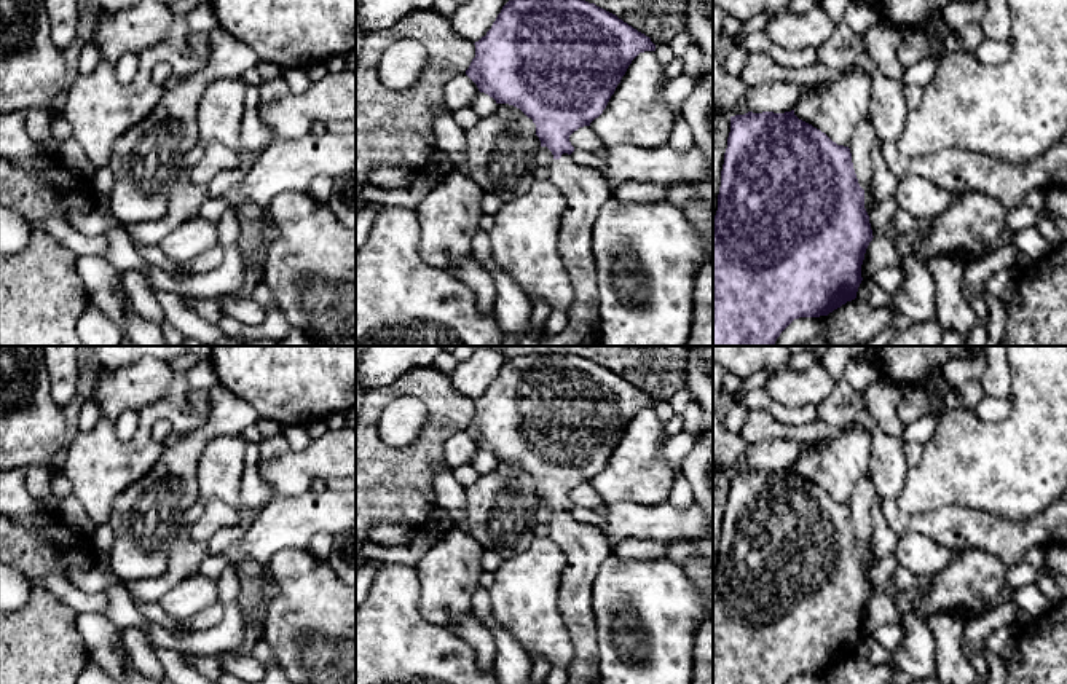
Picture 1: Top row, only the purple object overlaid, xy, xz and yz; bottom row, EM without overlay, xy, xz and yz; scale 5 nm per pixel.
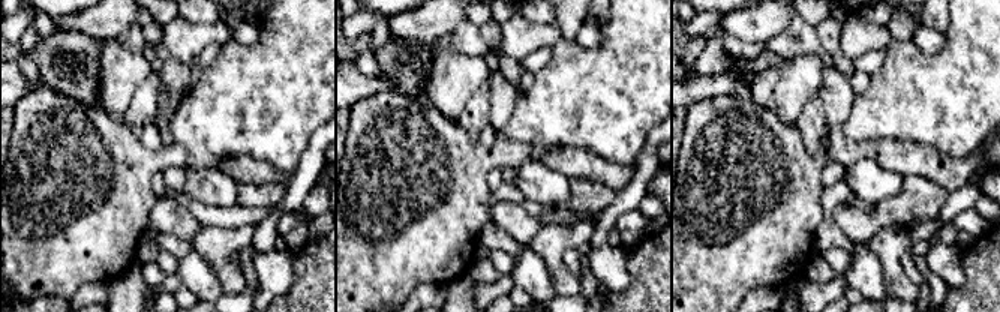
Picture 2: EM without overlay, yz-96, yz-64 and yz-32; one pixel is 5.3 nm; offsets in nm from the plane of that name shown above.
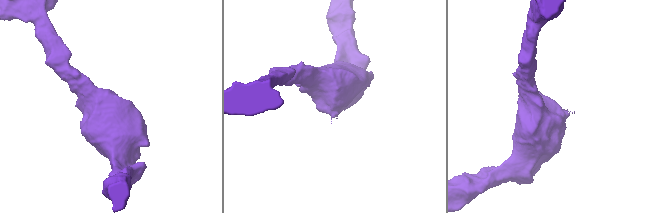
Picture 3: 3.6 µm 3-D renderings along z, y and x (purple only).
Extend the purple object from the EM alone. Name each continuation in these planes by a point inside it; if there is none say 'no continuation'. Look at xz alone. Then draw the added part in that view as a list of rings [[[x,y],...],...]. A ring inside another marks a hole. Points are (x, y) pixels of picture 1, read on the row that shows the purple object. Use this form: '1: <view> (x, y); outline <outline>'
1: xz (586, 192); outline [[[563,153],[549,166],[553,182],[566,198],[561,215],[558,254],[568,271],[574,300],[568,327],[534,346],[601,346],[598,322],[598,276],[592,252],[593,225],[601,206],[611,198],[600,171],[577,166]]]

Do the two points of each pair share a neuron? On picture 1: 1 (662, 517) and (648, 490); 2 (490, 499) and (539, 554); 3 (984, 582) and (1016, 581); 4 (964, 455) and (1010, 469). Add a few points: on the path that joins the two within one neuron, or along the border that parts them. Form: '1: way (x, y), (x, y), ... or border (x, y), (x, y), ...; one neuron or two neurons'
1: border (667, 499), (659, 503), (616, 503); two neurons
2: border (536, 538), (525, 550), (504, 560); two neurons
3: border (1010, 568), (1002, 590); two neurons
4: way (975, 464), (999, 467); one neuron

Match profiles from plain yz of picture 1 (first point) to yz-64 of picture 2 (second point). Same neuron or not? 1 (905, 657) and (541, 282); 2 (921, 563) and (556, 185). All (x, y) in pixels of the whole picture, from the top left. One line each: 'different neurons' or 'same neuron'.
1: same neuron
2: same neuron

